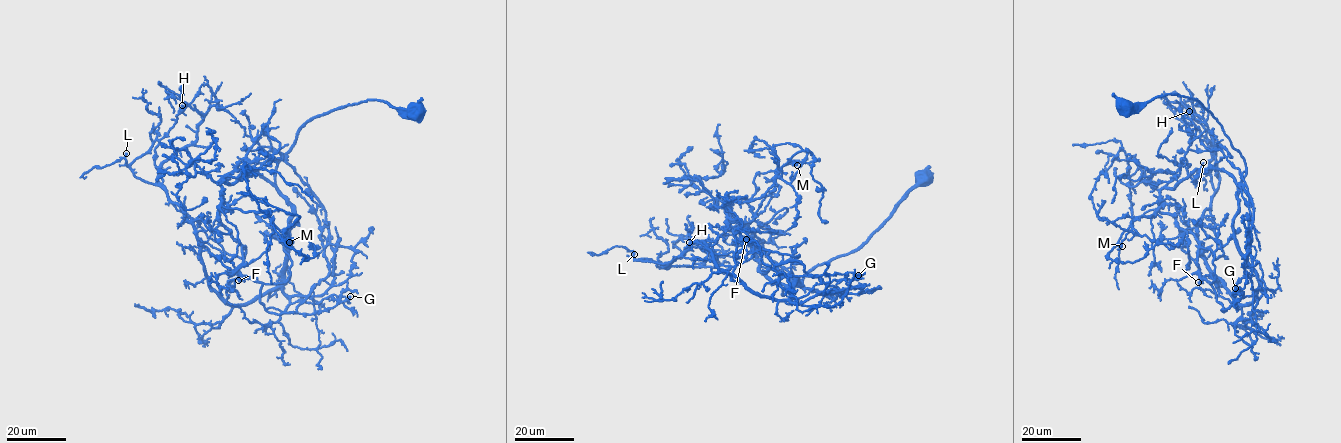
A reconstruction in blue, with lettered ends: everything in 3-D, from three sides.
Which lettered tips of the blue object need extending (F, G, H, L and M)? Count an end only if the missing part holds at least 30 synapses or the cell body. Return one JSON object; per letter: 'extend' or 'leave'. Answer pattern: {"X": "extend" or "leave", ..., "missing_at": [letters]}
{"F": "extend", "G": "leave", "H": "leave", "L": "leave", "M": "leave", "missing_at": ["F"]}

